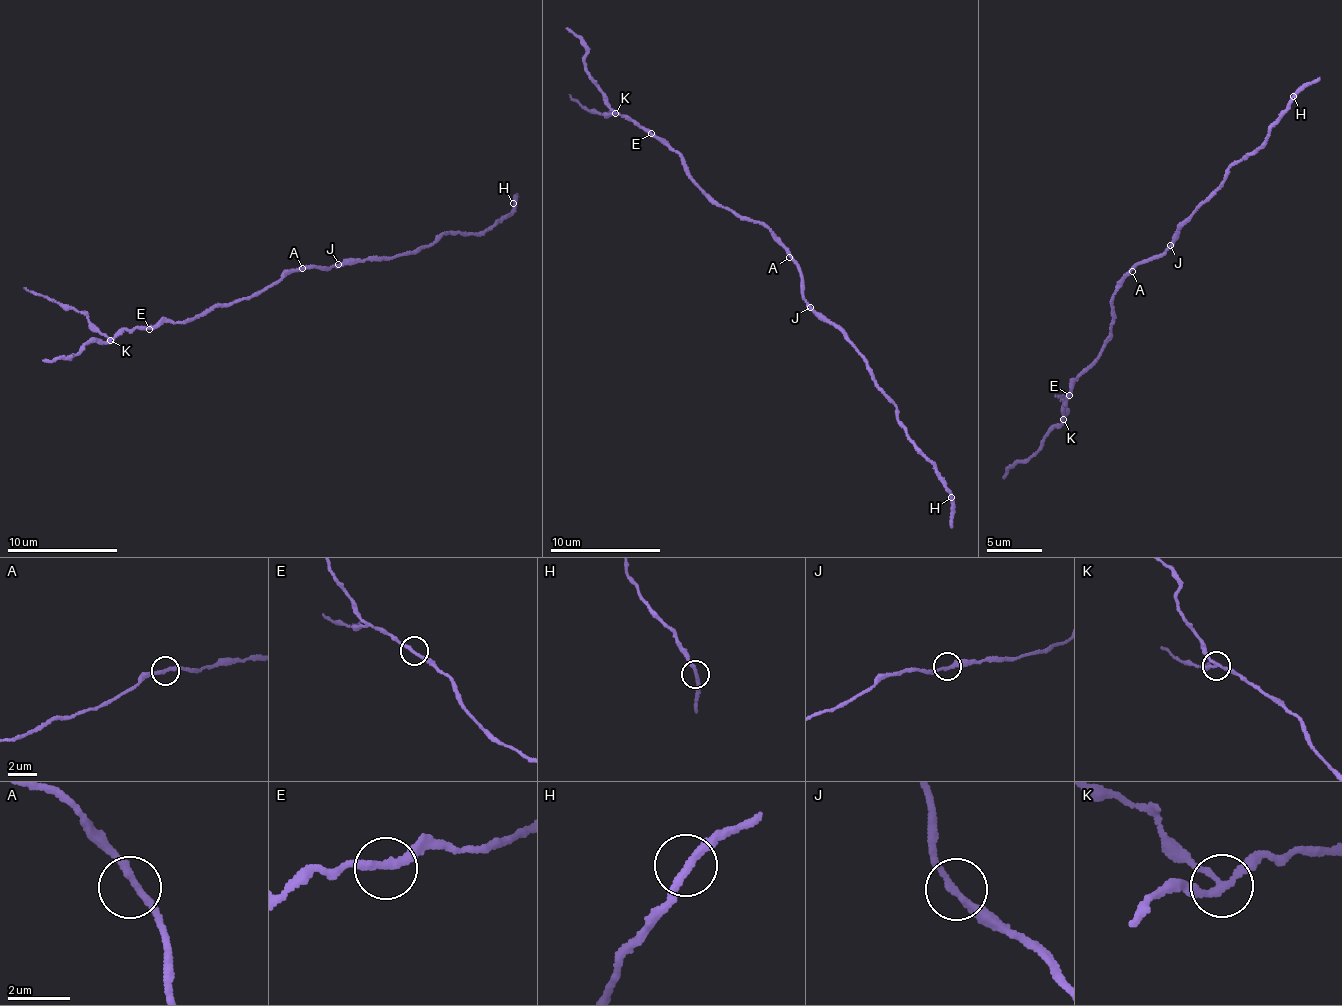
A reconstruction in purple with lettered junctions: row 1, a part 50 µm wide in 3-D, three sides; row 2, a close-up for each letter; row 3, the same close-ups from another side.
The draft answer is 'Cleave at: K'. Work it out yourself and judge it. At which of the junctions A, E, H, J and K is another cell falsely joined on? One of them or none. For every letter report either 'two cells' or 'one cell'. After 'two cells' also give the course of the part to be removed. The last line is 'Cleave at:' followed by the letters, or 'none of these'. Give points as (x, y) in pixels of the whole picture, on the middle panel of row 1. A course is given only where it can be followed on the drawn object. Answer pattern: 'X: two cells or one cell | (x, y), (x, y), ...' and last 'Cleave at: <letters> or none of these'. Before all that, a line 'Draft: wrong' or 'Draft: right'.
Draft: right
A: one cell
E: one cell
H: one cell
J: one cell
K: two cells | (616, 112), (587, 110), (570, 93)
Cleave at: K

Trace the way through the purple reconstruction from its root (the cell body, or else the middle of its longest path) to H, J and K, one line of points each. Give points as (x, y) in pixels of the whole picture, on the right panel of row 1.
H: (1128, 271), (1142, 261), (1157, 259), (1170, 247), (1184, 221), (1221, 187), (1234, 164), (1266, 145), (1293, 96)
J: (1128, 271), (1142, 261), (1157, 259), (1170, 245)
K: (1128, 271), (1112, 301), (1112, 327), (1095, 360), (1076, 377), (1063, 408), (1063, 420)

